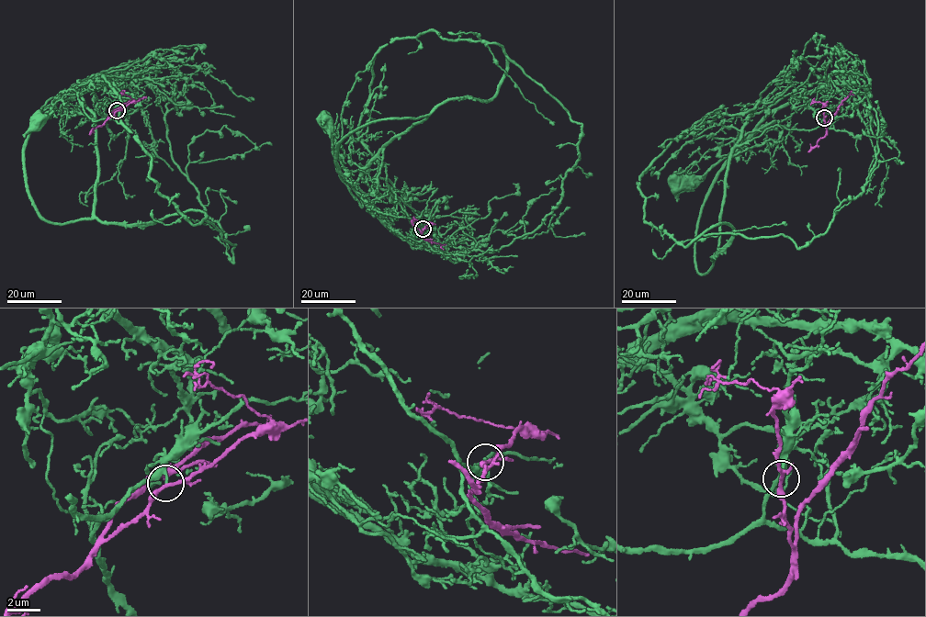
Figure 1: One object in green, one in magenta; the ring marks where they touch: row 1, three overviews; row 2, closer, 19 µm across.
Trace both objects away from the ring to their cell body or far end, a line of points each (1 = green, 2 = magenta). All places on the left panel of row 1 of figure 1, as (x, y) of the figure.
1: (117, 110), (105, 119), (99, 115), (95, 88), (70, 98), (62, 95), (42, 106), (39, 121)
2: (117, 110), (107, 119), (109, 114), (124, 103), (146, 96)

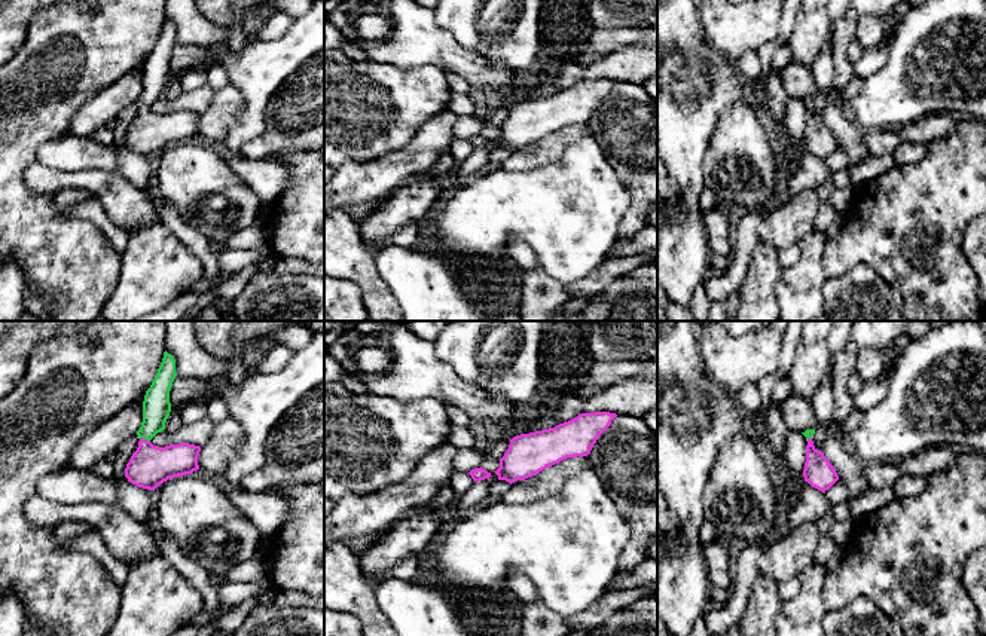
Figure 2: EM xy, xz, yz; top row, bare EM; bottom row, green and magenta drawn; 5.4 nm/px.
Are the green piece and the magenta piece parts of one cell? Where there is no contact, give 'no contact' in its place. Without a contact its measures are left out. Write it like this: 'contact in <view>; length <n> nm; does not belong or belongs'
contact in xy; length 60 nm; does not belong

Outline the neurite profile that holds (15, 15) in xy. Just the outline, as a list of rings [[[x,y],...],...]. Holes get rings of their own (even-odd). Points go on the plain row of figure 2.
[[[0,0],[0,65],[22,46],[33,18],[57,0]]]

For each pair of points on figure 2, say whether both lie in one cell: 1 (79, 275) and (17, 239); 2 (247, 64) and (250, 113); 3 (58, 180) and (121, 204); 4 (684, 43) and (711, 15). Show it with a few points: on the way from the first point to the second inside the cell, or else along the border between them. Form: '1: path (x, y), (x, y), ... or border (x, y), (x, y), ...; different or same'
1: path (64, 266), (46, 248), (42, 248), (31, 239); same
2: path (252, 76), (252, 101); same
3: path (73, 180), (94, 180), (106, 192); same
4: border (699, 15), (705, 39), (722, 54); different

